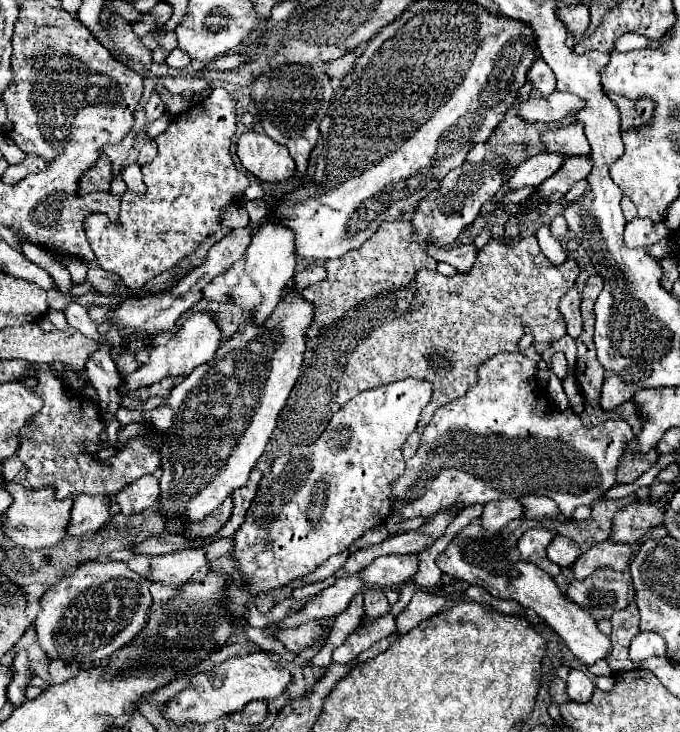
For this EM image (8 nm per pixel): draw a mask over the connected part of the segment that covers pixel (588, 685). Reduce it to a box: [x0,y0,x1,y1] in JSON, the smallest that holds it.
[565,670,595,704]

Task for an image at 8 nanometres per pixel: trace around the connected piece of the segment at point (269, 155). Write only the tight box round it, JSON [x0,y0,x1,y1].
[237,134,295,184]

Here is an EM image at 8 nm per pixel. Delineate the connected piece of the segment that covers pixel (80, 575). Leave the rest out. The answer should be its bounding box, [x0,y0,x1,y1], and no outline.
[33,562,151,668]

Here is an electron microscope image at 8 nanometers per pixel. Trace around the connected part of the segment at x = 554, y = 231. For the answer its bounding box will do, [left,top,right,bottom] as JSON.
[550,215,567,238]

